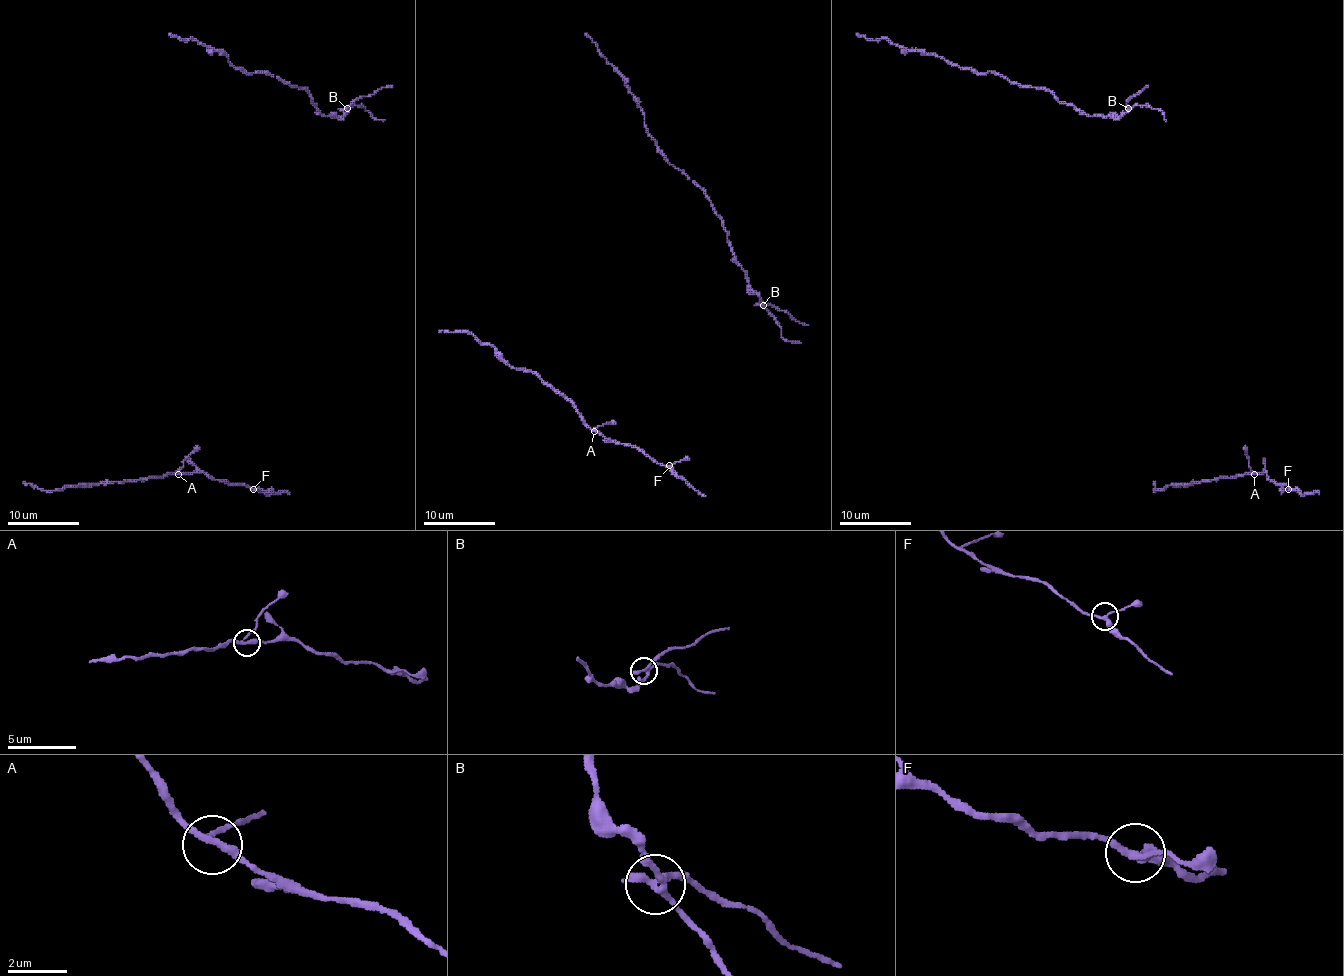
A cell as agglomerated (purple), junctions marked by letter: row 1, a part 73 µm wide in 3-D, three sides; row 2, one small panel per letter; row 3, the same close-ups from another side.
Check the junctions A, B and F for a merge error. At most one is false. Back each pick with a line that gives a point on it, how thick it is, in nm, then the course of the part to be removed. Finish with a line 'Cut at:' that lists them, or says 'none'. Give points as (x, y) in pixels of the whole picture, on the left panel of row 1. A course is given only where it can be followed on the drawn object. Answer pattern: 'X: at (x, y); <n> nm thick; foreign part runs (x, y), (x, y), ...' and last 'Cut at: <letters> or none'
B: at (347, 108); 240 nm thick; foreign part runs (347, 109), (363, 96), (370, 96), (381, 87), (392, 85)
Cut at: B

